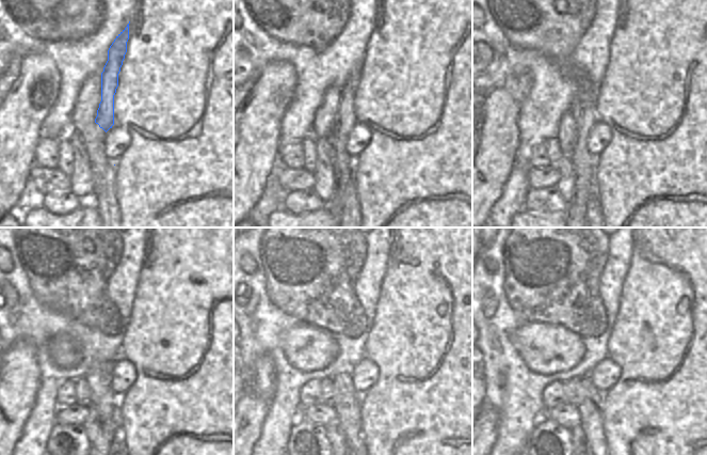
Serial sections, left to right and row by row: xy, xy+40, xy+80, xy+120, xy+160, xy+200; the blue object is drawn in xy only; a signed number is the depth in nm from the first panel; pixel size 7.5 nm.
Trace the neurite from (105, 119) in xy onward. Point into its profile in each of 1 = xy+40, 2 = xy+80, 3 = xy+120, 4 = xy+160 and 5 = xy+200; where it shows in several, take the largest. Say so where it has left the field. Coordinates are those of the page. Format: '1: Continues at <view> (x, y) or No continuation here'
1: Continues at xy+40 (335, 146)
2: Continues at xy+80 (582, 160)
3: Continues at xy+120 (102, 396)
4: Continues at xy+160 (344, 394)
5: Continues at xy+200 (585, 402).

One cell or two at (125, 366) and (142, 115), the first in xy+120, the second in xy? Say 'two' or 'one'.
two

